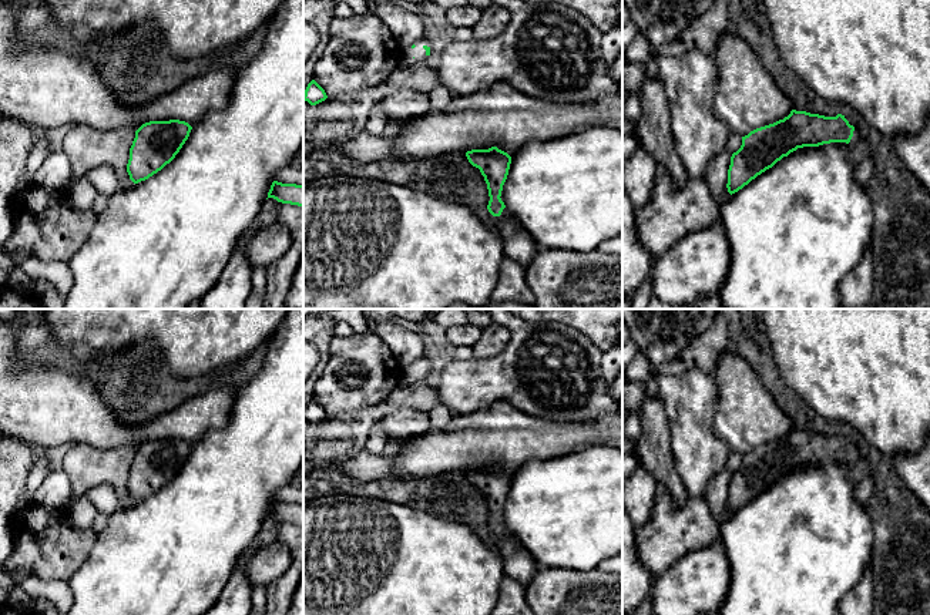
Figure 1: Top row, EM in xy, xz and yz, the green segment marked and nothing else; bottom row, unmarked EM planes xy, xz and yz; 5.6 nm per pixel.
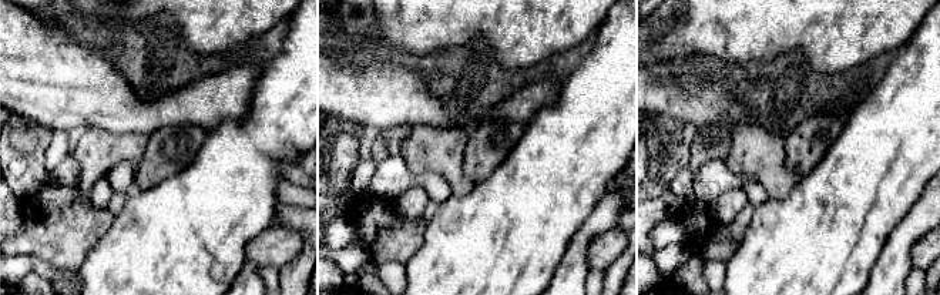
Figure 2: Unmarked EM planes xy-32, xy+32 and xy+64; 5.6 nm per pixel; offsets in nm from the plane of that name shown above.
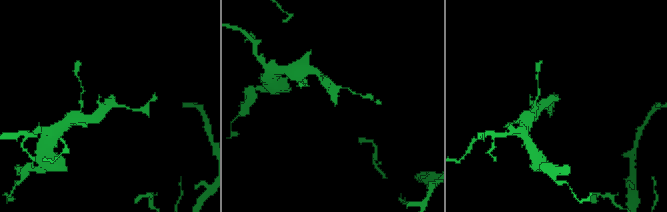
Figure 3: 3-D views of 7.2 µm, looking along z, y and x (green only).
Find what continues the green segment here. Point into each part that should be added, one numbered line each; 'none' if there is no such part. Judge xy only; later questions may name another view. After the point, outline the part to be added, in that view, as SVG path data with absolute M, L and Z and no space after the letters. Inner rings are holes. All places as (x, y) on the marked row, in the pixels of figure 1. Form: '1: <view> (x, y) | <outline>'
none

